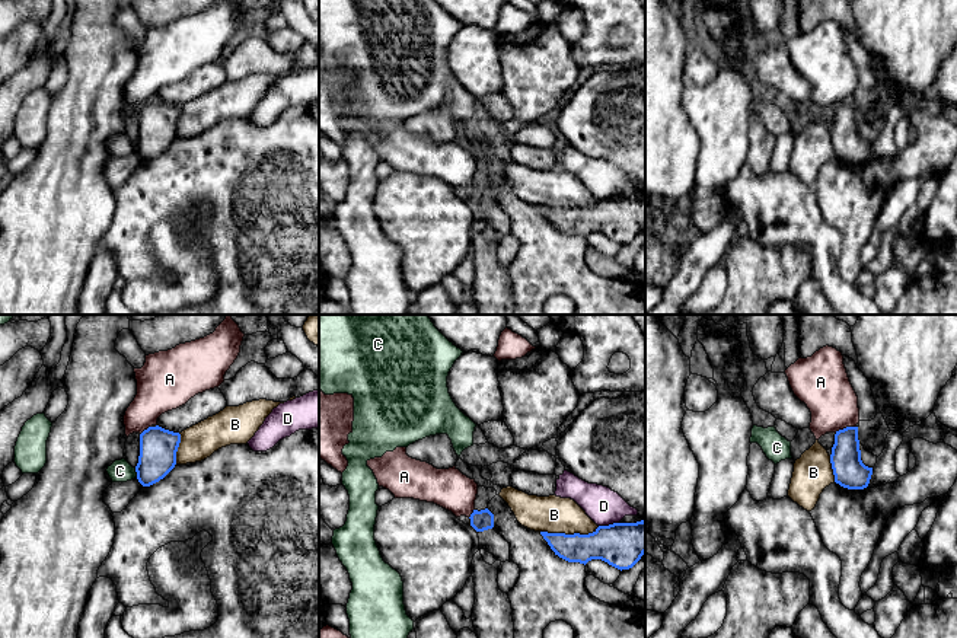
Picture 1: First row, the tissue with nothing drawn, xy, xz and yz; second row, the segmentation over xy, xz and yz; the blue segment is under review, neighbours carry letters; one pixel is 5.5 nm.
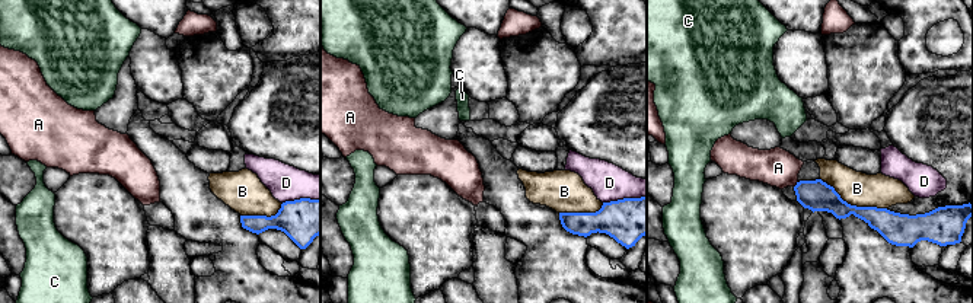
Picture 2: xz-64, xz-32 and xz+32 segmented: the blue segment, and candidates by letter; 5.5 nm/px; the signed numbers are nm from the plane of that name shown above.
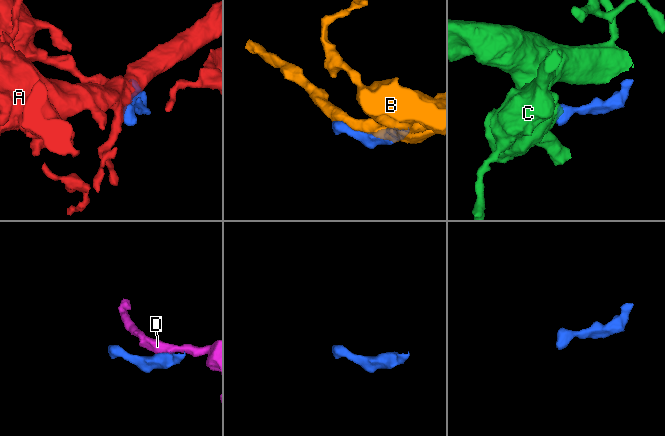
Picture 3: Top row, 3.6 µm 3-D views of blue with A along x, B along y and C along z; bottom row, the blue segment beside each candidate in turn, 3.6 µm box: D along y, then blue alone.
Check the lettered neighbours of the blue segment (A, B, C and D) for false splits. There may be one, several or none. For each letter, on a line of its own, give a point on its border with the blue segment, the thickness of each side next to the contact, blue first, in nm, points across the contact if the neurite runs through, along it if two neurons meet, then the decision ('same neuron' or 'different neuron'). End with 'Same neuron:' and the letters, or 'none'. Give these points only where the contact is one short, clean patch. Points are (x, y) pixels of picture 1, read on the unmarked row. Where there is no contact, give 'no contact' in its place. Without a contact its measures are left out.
A: meets blue in yz at (847, 101); 180 nm thick on the blue side, 280 nm on the other; border along yz (855, 99), (847, 99), (835, 105); different neuron
B: meets blue in xz at (570, 209); 220 nm thick on the blue side, 200 nm on the other; different neuron
C: meets blue in xy at (136, 144); 200 nm thick on the blue side, 120 nm on the other; border along xy (134, 142), (137, 150); different neuron
D: meets blue in xz at (609, 198); 240 nm thick on the blue side, 200 nm on the other; border along xz (618, 195), (599, 200); different neuron
Same neuron: none

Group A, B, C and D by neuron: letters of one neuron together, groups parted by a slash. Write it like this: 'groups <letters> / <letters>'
groups A / B / C / D

